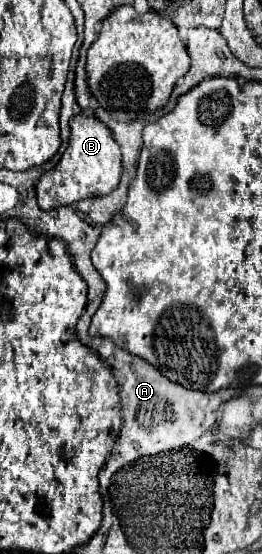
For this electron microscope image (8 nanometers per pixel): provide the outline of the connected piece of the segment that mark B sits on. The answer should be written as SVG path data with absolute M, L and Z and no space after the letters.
M78 114L70 120L70 128L72 128L70 144L62 154L60 162L56 164L54 170L44 172L40 182L36 184L38 206L42 210L52 210L58 206L80 202L84 198L106 196L120 182L120 174L122 174L120 146L112 138L112 132L106 128L106 124L94 116Z

